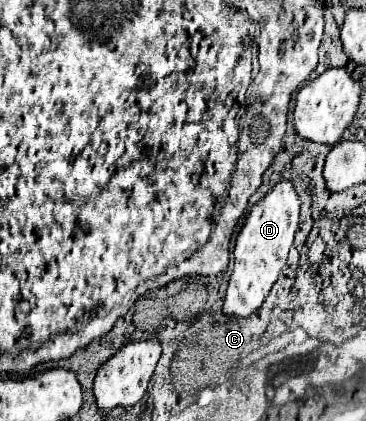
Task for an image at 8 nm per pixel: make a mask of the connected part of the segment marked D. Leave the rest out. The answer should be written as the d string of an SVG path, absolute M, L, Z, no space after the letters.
M291 181L277 183L271 193L255 207L251 207L245 227L235 241L235 267L223 299L223 313L233 317L251 317L261 309L265 297L275 285L281 269L285 267L289 247L293 245L295 231L299 229L299 199Z

